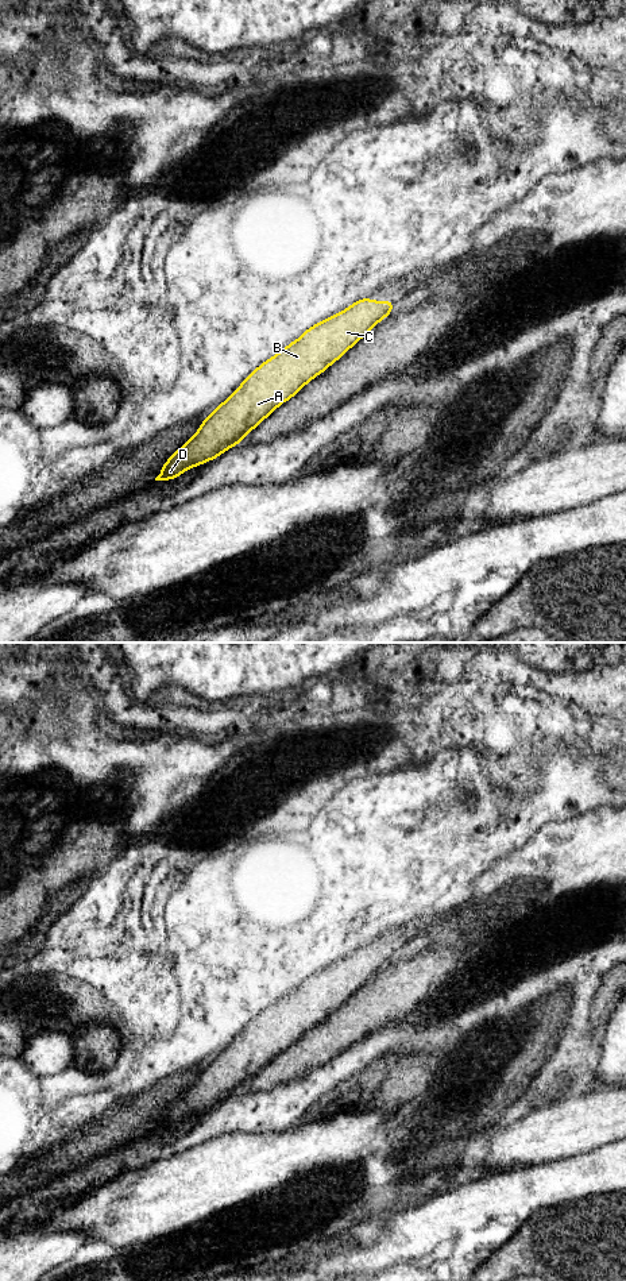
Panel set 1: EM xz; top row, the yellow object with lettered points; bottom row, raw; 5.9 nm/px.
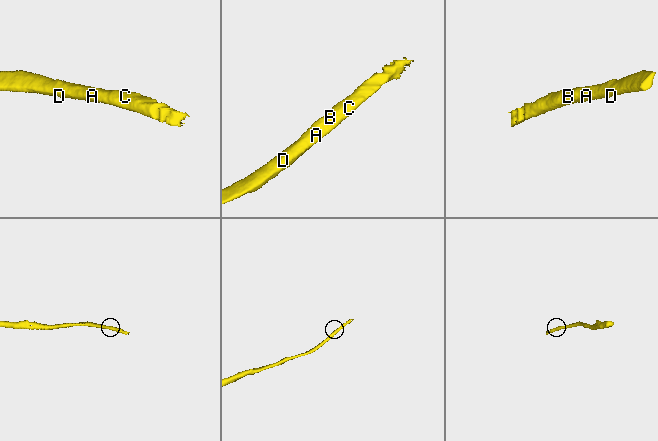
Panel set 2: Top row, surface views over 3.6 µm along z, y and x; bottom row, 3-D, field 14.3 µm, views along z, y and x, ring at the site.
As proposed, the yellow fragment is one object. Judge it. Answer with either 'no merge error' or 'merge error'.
no merge error

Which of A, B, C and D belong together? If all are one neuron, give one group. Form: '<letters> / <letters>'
A B C D

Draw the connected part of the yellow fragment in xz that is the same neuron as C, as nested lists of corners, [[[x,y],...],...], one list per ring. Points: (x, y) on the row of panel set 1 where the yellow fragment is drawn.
[[[370,297],[355,301],[345,310],[310,327],[251,371],[202,421],[194,436],[165,462],[155,481],[171,481],[240,444],[281,404],[339,360],[375,324],[389,316],[397,304],[371,301]]]

